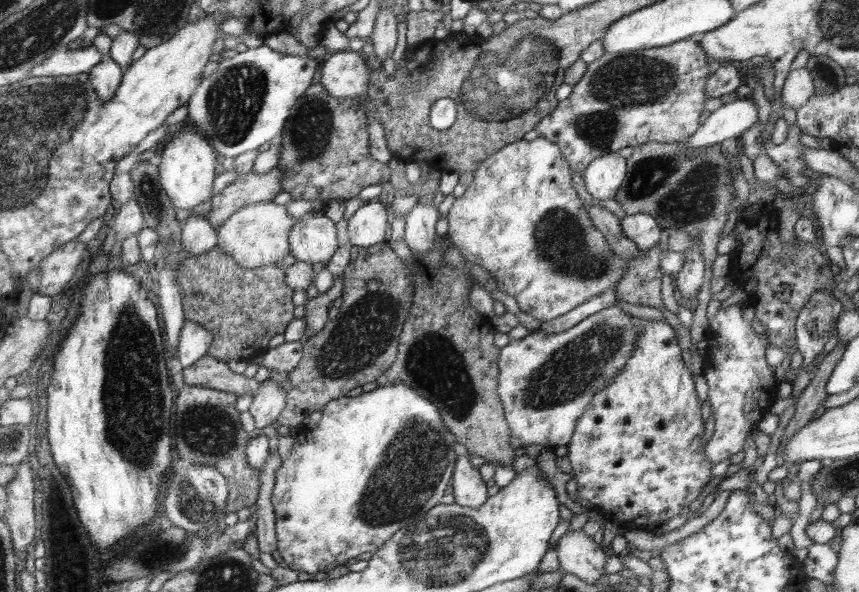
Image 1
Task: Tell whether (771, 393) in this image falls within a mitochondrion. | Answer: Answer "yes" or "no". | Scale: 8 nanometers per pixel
no

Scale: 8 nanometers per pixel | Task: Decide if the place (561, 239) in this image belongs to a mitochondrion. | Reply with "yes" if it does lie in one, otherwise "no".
yes

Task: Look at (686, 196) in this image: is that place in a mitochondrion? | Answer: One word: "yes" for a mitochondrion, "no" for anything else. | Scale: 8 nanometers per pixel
yes

